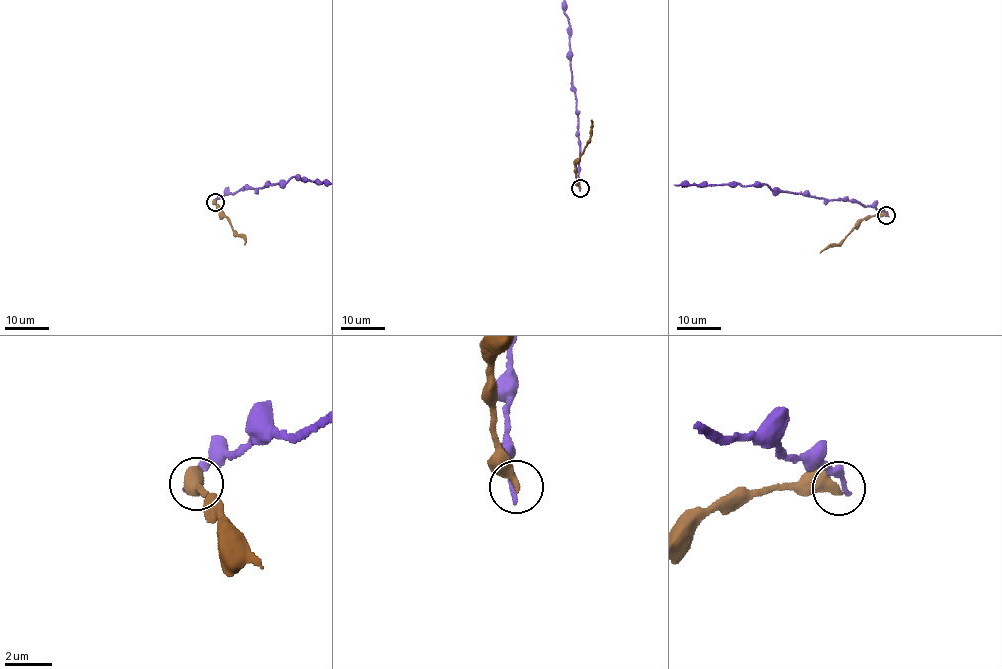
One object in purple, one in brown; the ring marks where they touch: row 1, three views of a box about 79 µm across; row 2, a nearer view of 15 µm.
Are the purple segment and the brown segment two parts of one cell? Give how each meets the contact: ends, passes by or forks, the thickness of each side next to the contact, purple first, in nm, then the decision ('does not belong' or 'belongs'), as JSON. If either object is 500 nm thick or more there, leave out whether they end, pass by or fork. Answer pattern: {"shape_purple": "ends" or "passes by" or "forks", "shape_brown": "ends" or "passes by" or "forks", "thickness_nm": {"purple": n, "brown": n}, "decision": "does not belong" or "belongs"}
{"shape_purple": "ends", "shape_brown": "ends", "thickness_nm": {"purple": 320, "brown": 440}, "decision": "does not belong"}

